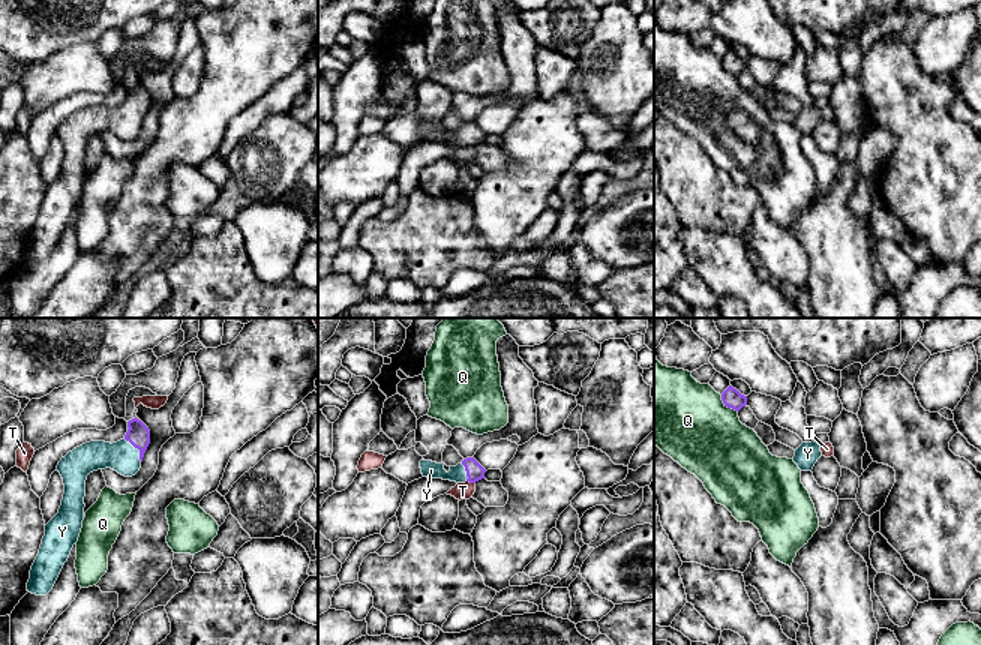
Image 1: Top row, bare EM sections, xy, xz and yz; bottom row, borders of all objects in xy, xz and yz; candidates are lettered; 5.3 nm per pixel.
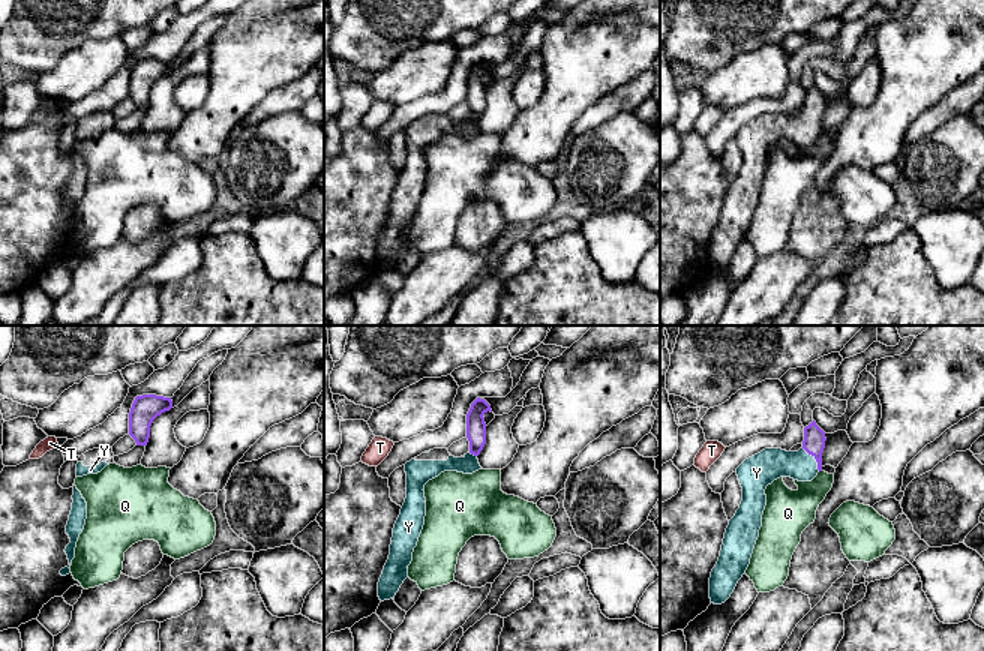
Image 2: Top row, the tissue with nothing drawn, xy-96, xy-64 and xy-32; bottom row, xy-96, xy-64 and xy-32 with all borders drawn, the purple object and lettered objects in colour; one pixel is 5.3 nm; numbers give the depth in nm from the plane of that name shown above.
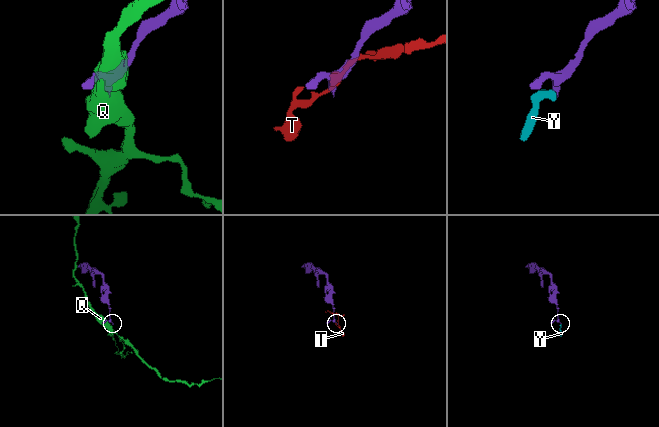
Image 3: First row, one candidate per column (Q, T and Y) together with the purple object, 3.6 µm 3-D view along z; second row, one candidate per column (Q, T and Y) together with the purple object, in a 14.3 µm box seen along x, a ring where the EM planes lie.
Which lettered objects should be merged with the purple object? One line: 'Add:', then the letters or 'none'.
Add: Y

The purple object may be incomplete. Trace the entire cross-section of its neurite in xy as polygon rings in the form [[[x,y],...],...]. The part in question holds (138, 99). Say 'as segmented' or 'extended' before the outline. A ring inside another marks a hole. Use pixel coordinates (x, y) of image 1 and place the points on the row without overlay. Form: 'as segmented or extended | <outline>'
extended | [[[136,81],[128,86],[128,96],[117,106],[90,105],[69,116],[57,129],[64,148],[58,177],[45,189],[39,218],[32,230],[27,255],[46,260],[74,208],[78,206],[84,184],[87,140],[111,132],[124,141],[135,140],[150,108],[148,92]]]

